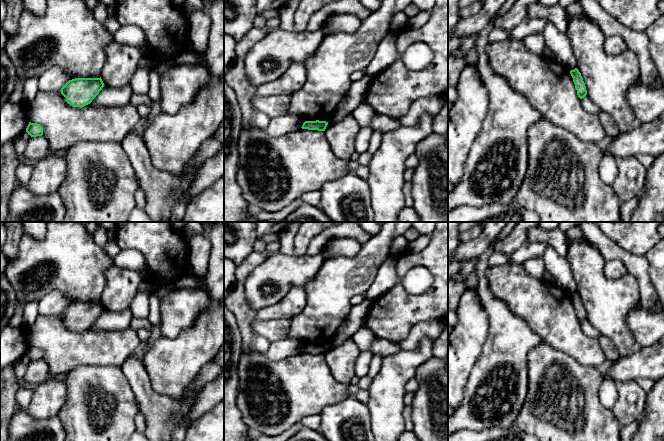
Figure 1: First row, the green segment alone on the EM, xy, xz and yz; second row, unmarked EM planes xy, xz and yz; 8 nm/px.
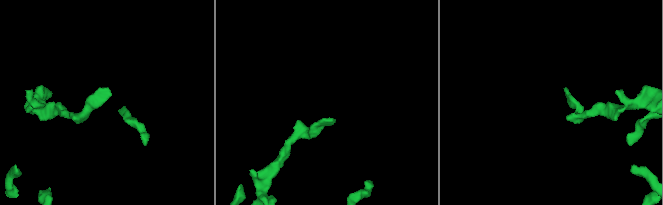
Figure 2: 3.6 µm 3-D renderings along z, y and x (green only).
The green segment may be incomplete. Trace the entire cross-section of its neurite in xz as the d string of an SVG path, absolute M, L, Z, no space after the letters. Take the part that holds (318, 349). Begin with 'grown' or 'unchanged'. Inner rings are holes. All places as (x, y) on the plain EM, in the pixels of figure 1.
unchanged; M305 345L302 349L302 353L308 353L308 354L318 354L318 355L325 355L326 351L328 349L328 346L326 345Z

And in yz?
unchanged; M577 292L570 295L570 298L573 302L573 306L575 308L575 312L577 314L577 319L580 323L584 322L587 319L587 314L581 297Z

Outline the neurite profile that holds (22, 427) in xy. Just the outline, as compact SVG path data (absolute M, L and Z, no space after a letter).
M18 410L9 422L9 441L65 441L66 434L60 418L33 418Z

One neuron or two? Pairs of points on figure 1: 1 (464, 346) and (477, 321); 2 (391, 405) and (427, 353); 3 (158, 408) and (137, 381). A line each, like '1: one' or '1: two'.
1: one
2: one
3: one

